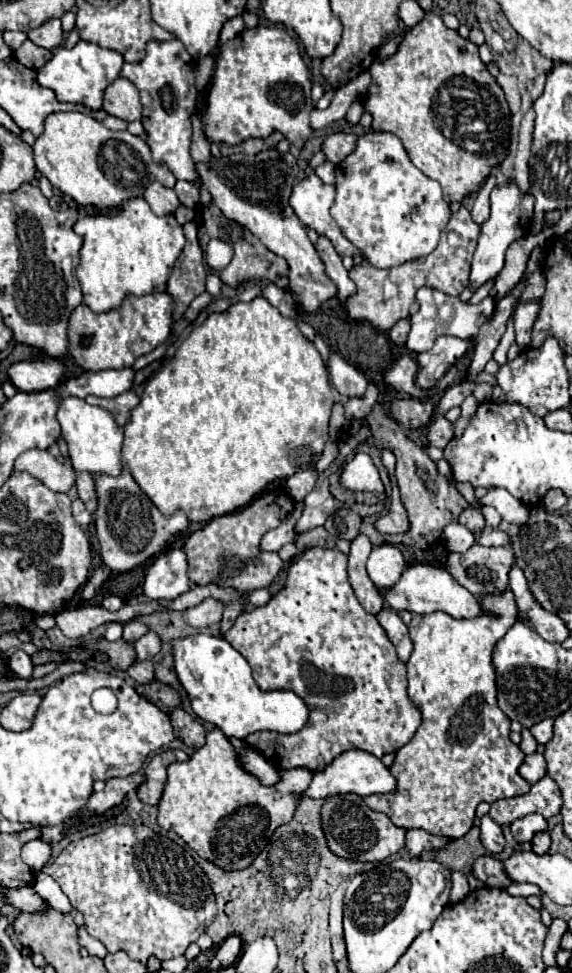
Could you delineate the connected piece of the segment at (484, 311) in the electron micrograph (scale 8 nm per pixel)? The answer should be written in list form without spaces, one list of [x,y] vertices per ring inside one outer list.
[[[430,286],[420,288],[418,294],[416,294],[416,300],[420,304],[420,308],[414,316],[410,316],[412,330],[410,330],[408,340],[406,340],[406,348],[412,350],[412,352],[430,350],[434,340],[438,336],[444,336],[444,334],[456,336],[456,338],[462,338],[462,340],[476,336],[478,328],[484,322],[488,322],[487,319],[492,317],[496,306],[496,302],[491,297],[486,297],[478,304],[470,304],[470,302],[462,302],[458,296],[448,296],[448,294],[444,294],[436,288],[430,288]]]

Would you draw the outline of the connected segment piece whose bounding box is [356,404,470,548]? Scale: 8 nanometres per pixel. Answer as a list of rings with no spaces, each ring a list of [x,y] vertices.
[[[376,404],[372,408],[372,412],[366,416],[366,420],[368,420],[372,438],[368,442],[360,444],[356,448],[356,452],[368,452],[372,458],[380,458],[382,450],[390,450],[396,456],[396,478],[398,478],[398,486],[400,486],[400,492],[402,492],[402,504],[408,510],[410,530],[406,534],[396,534],[396,536],[380,534],[374,526],[370,526],[374,520],[364,520],[360,532],[366,534],[372,540],[374,546],[380,546],[380,544],[406,544],[406,546],[416,546],[416,548],[428,548],[428,546],[432,546],[440,538],[444,526],[448,526],[450,522],[456,522],[458,514],[464,508],[468,508],[470,504],[450,484],[448,478],[440,476],[440,472],[436,468],[436,462],[426,454],[426,450],[422,446],[414,444],[402,432],[402,428],[398,426],[398,422],[394,418],[390,418],[380,404]]]

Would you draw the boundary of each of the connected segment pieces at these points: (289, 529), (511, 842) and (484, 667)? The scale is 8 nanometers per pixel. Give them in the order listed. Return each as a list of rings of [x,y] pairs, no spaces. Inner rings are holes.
[[[296,502],[294,510],[282,520],[282,524],[278,528],[274,528],[274,530],[270,530],[270,532],[264,534],[260,548],[268,550],[268,552],[278,552],[284,544],[294,542],[296,536],[298,536],[294,528],[296,528],[296,522],[298,522],[302,510],[304,510],[304,502]]]
[[[502,824],[502,830],[504,830],[506,846],[504,846],[504,850],[498,854],[498,860],[506,860],[506,856],[514,854],[516,850],[530,850],[530,848],[532,848],[530,842],[522,842],[522,844],[520,844],[520,842],[514,838],[514,834],[510,832],[510,826],[508,826],[508,824]]]
[[[504,590],[504,592],[498,592],[498,594],[486,594],[482,598],[478,598],[480,606],[482,606],[482,612],[480,616],[476,618],[468,618],[468,620],[454,620],[452,616],[448,614],[426,614],[422,616],[422,620],[418,620],[418,616],[412,618],[412,622],[408,624],[408,630],[410,630],[410,638],[414,642],[414,652],[406,664],[408,668],[408,696],[414,700],[414,704],[420,706],[422,710],[422,724],[420,728],[416,730],[414,738],[396,752],[396,762],[394,766],[390,768],[390,772],[396,776],[398,780],[398,792],[386,796],[386,794],[374,794],[374,796],[366,796],[366,804],[368,808],[376,810],[376,812],[382,812],[386,814],[388,818],[392,818],[392,822],[400,828],[422,828],[434,836],[440,836],[440,838],[462,838],[474,824],[474,812],[476,812],[476,806],[480,802],[496,802],[496,800],[502,800],[502,798],[512,798],[512,796],[522,796],[530,790],[530,782],[526,782],[520,774],[518,774],[518,768],[520,764],[524,762],[524,754],[522,750],[512,744],[510,740],[510,718],[498,708],[498,700],[496,700],[496,668],[494,668],[494,662],[492,662],[492,654],[494,654],[494,648],[496,644],[504,638],[504,634],[520,620],[520,622],[526,622],[526,614],[516,606],[516,600],[514,600],[514,594],[512,590]]]

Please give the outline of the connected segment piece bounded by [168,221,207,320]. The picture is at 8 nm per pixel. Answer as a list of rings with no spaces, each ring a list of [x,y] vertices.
[[[193,221],[184,224],[186,244],[182,254],[174,262],[172,274],[168,278],[168,292],[176,300],[174,320],[178,320],[186,312],[190,302],[205,291],[207,271],[203,264],[203,251],[197,239],[197,228],[197,224]]]

